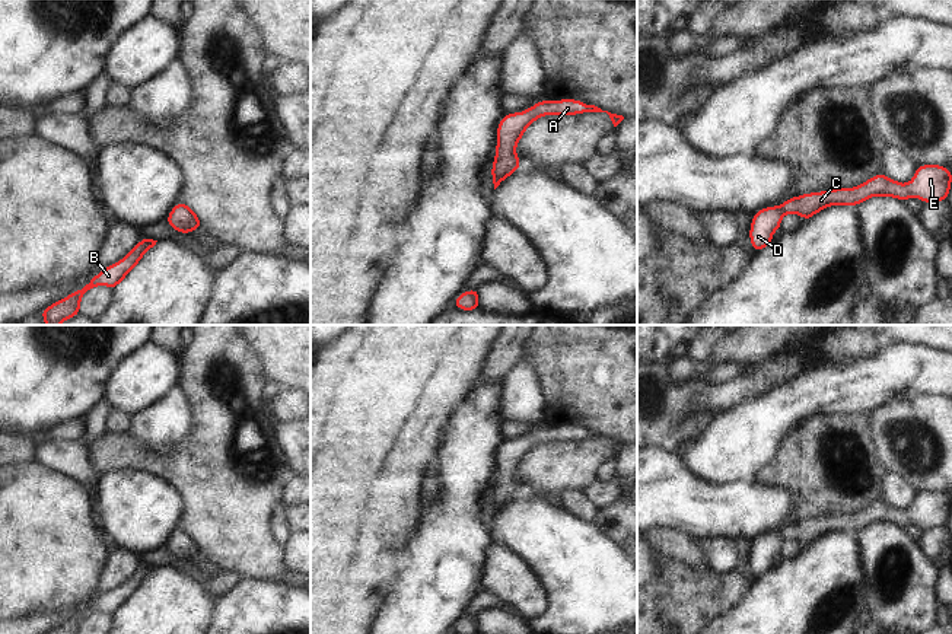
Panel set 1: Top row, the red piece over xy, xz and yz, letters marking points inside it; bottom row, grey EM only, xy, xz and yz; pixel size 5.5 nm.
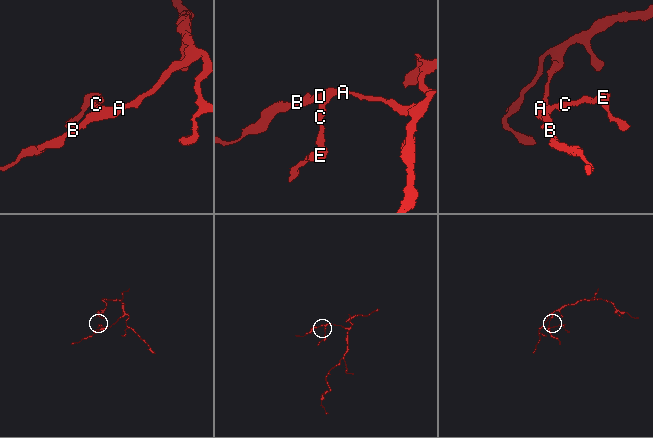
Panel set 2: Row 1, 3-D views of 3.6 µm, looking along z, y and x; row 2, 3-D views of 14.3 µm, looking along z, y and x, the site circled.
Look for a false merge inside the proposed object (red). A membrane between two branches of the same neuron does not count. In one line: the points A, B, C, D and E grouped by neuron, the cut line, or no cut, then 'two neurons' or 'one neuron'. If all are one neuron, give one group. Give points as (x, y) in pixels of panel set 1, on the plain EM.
groups A B C D E; cut none; one neuron

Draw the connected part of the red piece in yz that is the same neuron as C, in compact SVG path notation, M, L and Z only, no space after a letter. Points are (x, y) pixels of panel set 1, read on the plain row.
M920 491L910 509L901 510L883 500L876 500L853 514L831 514L787 525L780 532L764 533L752 542L749 568L760 579L773 568L786 541L797 541L809 547L832 532L853 533L872 523L892 523L902 529L911 523L926 529L945 528L951 519L952 498L943 491Z

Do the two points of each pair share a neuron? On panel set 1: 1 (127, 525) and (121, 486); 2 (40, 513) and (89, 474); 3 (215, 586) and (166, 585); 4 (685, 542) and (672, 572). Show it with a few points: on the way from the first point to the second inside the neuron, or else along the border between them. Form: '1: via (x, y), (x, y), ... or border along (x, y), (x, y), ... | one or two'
1: via (127, 515), (127, 499), (124, 496) | one
2: border along (48, 467), (75, 477), (88, 486) | two
3: border along (204, 583), (206, 591), (217, 599) | two
4: border along (669, 557), (696, 569), (710, 569) | two

